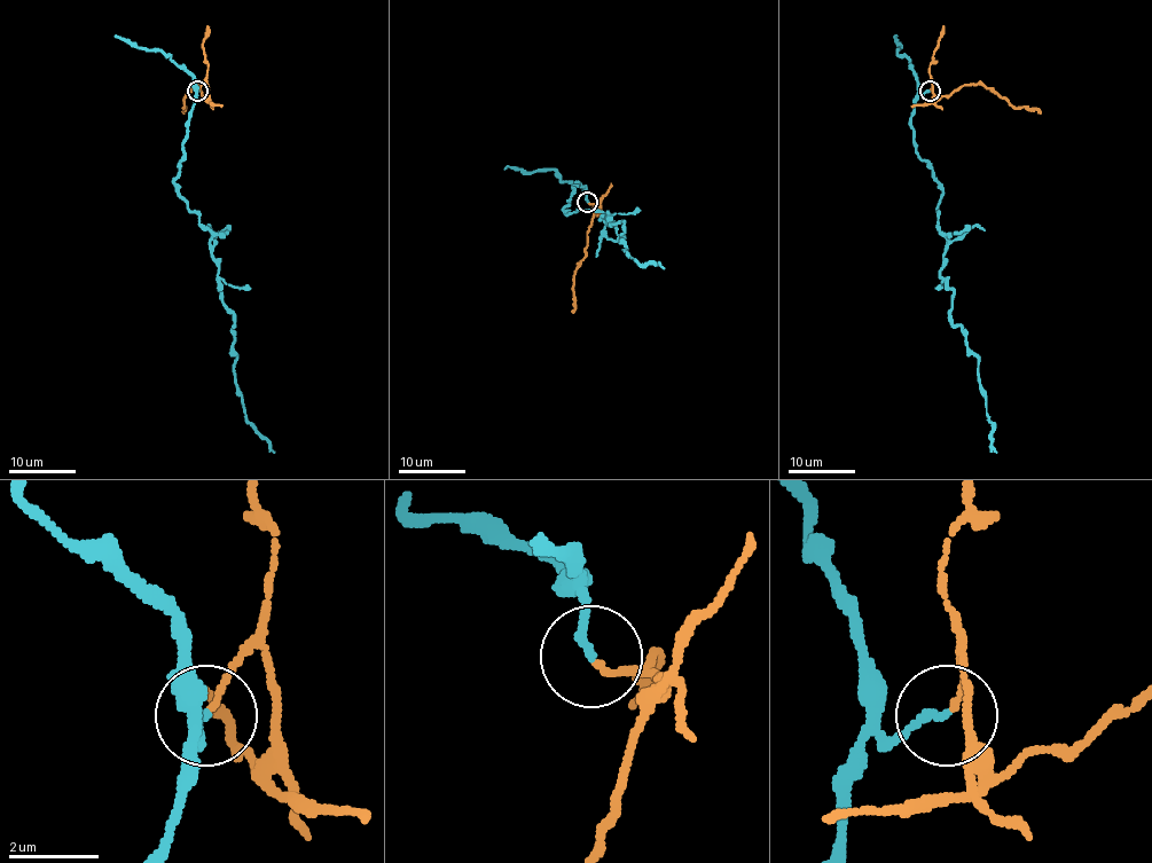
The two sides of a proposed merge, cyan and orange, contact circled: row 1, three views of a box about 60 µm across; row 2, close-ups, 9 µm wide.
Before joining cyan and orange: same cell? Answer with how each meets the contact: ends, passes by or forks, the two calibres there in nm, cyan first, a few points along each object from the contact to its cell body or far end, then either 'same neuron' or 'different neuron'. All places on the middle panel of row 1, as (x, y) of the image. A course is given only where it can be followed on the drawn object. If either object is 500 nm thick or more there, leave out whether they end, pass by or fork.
cyan ends; orange ends; calibres 170 and 130 nm; course cyan (588, 201), (578, 182), (563, 210), (608, 213), (608, 222), (622, 222), (632, 258), (665, 268); course orange (588, 203), (597, 204), (586, 236), (586, 256), (577, 269), (573, 313); different neuron

